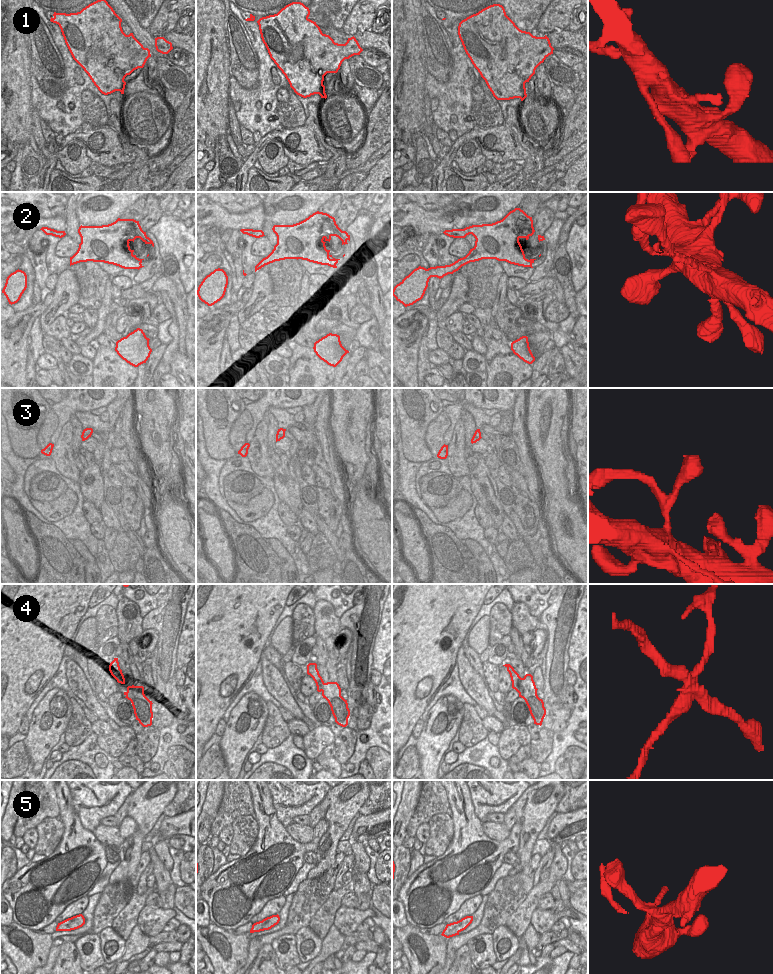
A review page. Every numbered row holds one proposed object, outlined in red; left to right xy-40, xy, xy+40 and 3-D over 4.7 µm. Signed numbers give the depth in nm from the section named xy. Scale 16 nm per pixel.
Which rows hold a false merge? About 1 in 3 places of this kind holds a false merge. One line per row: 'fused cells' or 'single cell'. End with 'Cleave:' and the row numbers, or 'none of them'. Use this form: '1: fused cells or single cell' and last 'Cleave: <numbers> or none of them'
1: single cell
2: single cell
3: fused cells
4: fused cells
5: single cell
Cleave: 3, 4

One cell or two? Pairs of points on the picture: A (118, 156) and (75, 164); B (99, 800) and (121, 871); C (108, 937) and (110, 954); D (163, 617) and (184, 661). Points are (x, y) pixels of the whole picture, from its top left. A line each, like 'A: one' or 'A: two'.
A: two
B: two
C: one
D: two

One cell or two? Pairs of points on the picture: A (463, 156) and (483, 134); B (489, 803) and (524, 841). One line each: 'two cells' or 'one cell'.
A: two cells
B: two cells

